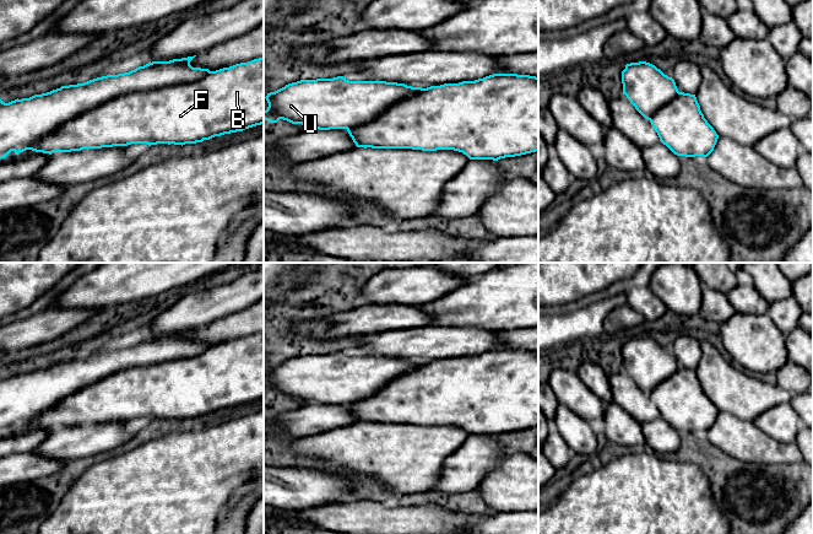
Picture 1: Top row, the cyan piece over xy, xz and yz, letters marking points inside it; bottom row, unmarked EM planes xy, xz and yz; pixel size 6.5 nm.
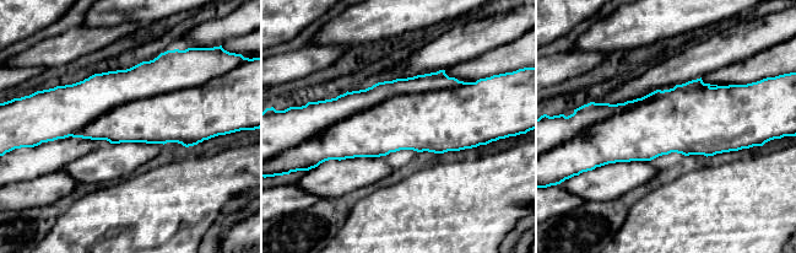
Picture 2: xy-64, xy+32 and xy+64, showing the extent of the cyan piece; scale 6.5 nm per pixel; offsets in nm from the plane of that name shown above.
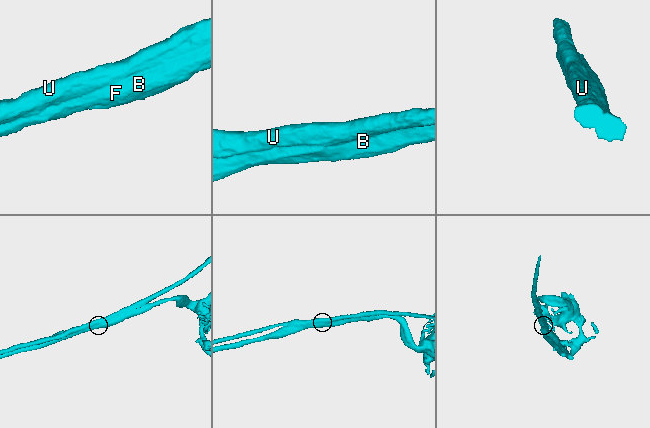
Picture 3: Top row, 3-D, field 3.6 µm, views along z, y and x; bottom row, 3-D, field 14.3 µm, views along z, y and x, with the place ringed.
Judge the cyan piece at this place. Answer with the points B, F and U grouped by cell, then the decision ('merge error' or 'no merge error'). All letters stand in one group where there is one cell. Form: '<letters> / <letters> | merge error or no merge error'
B F / U | merge error

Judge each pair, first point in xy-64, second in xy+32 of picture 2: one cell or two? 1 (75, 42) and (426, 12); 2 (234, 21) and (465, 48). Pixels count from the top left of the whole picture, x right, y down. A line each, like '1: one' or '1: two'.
1: two
2: one

